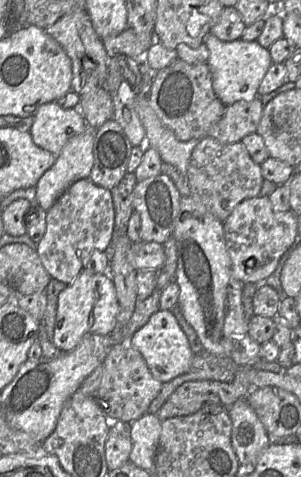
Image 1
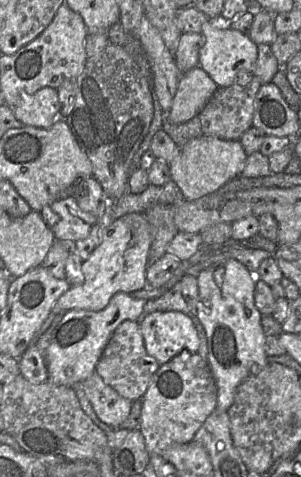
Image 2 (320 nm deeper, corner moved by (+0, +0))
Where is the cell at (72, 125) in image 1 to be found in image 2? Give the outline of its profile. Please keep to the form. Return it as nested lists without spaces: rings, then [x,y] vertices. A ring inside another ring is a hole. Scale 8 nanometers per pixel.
[[[44,87],[13,109],[17,120],[24,126],[50,128],[60,115],[60,102],[57,89]]]

